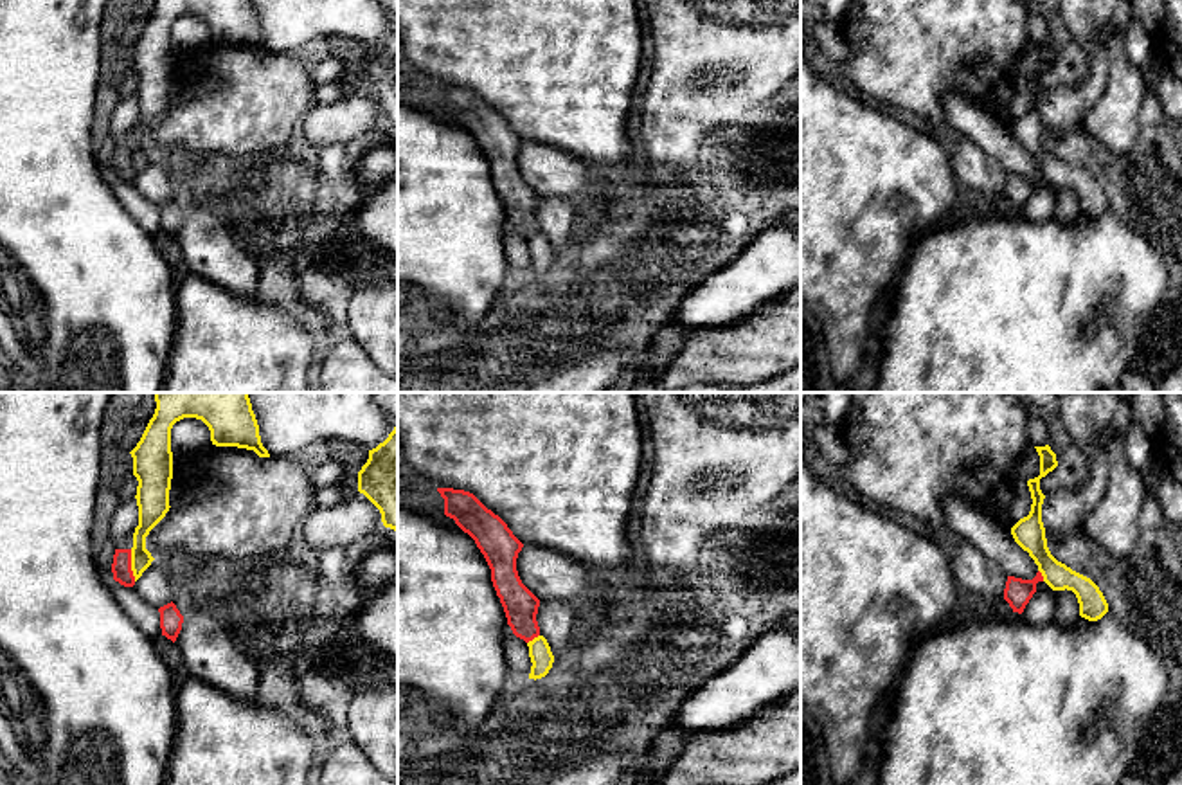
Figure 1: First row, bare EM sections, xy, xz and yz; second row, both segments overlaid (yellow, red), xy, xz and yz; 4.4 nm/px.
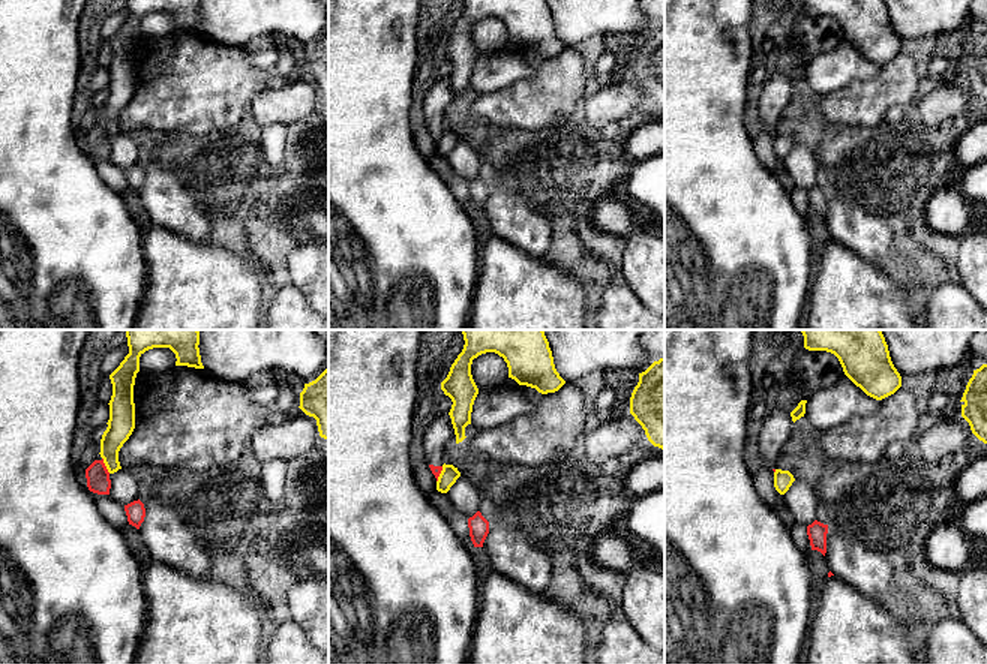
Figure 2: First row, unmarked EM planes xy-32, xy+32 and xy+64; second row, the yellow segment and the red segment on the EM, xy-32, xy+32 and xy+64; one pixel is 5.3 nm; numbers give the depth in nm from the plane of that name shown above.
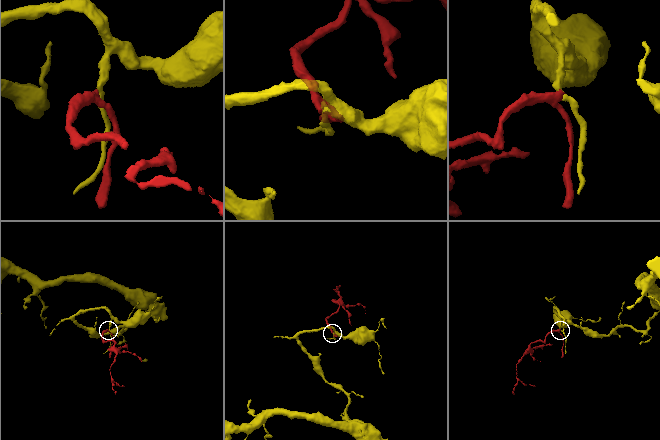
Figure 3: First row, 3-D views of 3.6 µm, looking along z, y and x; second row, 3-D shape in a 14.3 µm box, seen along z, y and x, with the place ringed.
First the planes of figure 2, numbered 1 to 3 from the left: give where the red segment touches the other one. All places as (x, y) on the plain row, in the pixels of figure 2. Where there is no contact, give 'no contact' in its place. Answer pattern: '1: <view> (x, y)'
1: xy-32 (105, 129)
2: xy+32 (440, 138)
3: xy+64 (776, 135)

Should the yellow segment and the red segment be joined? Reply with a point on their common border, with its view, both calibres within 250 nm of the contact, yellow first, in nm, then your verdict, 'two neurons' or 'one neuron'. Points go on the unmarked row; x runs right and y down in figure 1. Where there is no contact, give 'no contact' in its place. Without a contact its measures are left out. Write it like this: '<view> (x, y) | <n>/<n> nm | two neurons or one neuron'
xy (132, 162) | 110/90 nm | two neurons

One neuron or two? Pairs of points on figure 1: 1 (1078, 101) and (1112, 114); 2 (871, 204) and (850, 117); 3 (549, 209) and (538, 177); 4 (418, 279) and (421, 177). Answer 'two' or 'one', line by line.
1: two
2: one
3: two
4: one

